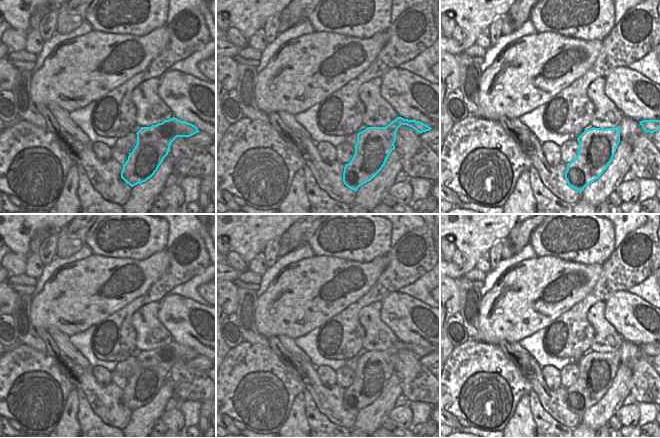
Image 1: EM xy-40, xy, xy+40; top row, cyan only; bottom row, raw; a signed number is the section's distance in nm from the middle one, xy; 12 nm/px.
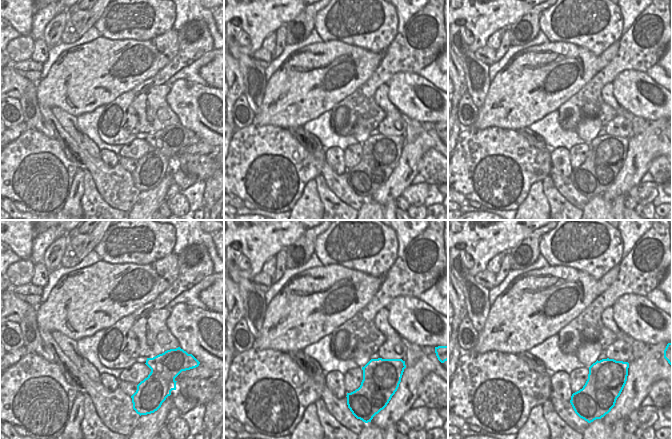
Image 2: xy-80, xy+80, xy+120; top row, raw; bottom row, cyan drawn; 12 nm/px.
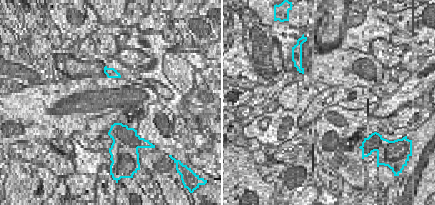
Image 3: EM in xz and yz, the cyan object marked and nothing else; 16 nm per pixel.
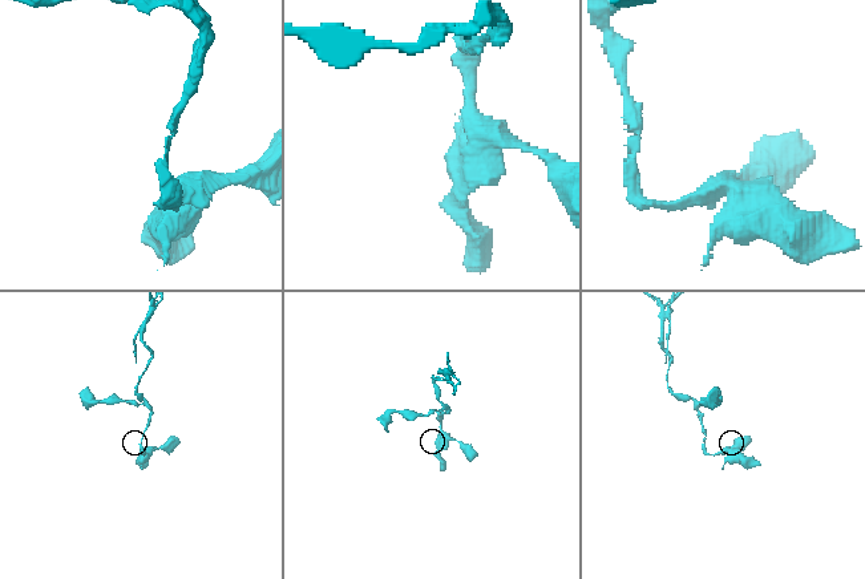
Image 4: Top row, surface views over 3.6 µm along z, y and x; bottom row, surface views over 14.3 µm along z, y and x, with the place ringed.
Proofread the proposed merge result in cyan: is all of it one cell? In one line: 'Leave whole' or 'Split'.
Split

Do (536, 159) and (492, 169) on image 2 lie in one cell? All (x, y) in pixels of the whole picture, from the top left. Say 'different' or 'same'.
same

